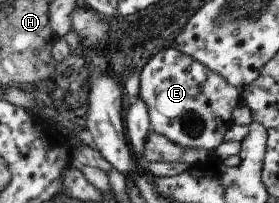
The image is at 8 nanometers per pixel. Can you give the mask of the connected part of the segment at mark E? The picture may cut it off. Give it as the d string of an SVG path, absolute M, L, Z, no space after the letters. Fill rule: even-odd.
M171 48L157 54L141 72L140 99L145 100L151 118L152 131L167 136L181 148L195 148L200 151L215 152L224 144L227 132L233 126L234 111L243 103L242 90L235 88L225 76L194 60L193 57Z

